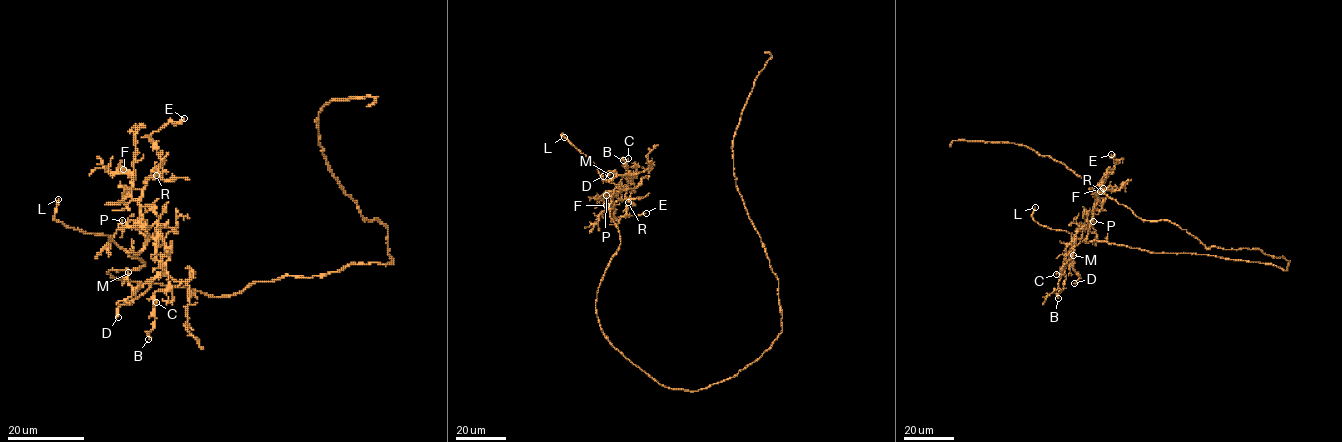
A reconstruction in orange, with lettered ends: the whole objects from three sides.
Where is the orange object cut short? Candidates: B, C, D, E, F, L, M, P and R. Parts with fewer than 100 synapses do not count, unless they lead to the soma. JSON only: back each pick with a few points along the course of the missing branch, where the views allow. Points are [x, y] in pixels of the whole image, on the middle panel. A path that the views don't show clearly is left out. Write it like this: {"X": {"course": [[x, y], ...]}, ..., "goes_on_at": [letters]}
{"goes_on_at": ["L"]}

